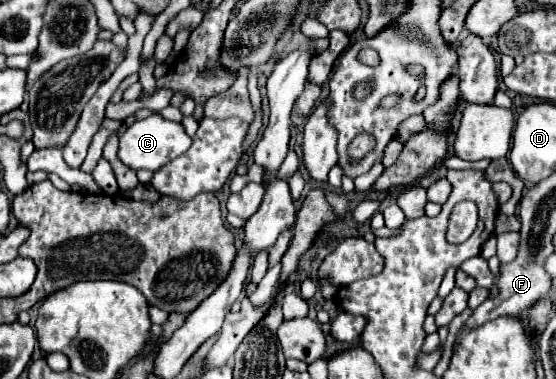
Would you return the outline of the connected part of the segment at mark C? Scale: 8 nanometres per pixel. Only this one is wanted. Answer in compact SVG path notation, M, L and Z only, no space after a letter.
M148 116L144 120L136 120L132 126L126 128L126 132L120 136L120 160L134 168L146 168L146 170L158 170L164 164L168 164L170 160L182 156L188 148L190 148L192 140L190 136L184 132L184 126L178 122L170 122L164 120L162 116Z

